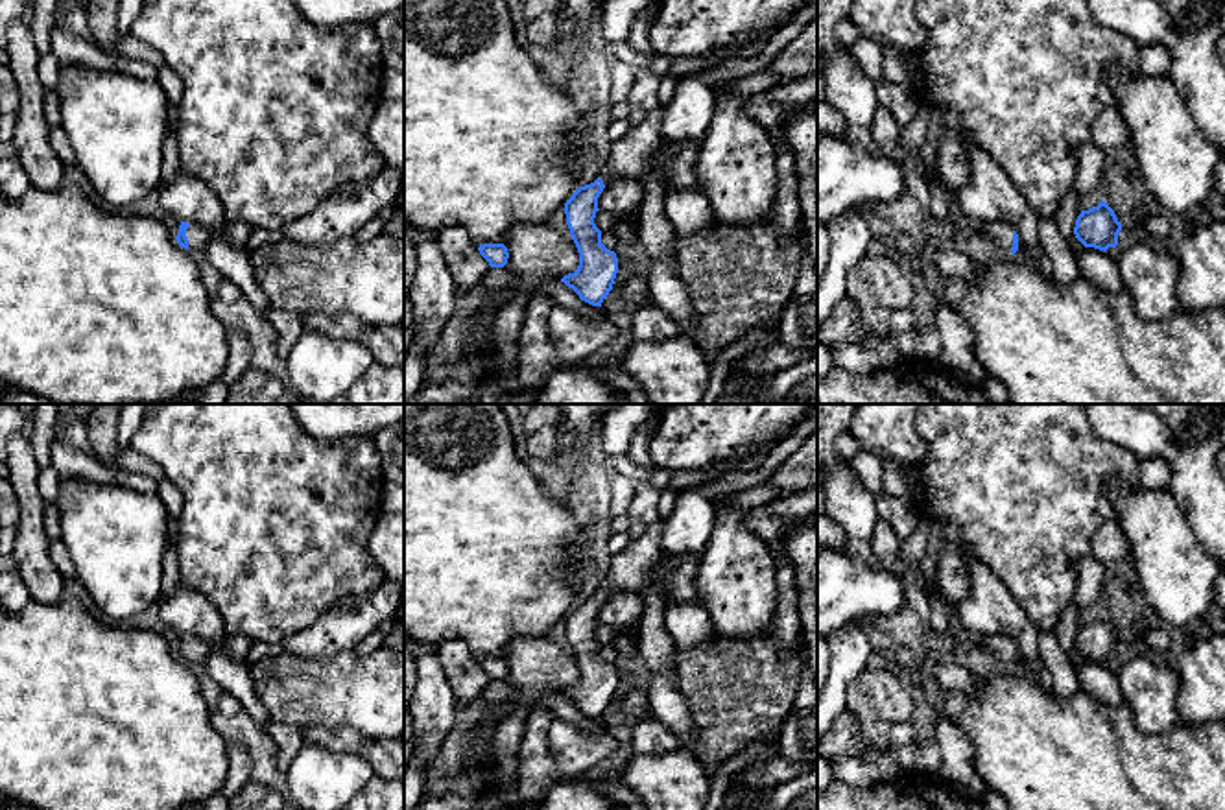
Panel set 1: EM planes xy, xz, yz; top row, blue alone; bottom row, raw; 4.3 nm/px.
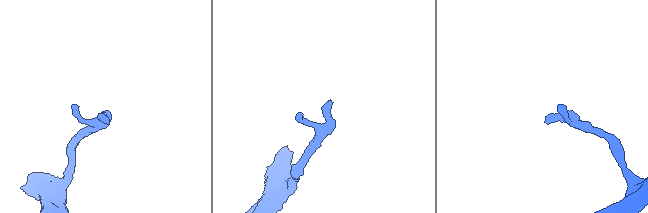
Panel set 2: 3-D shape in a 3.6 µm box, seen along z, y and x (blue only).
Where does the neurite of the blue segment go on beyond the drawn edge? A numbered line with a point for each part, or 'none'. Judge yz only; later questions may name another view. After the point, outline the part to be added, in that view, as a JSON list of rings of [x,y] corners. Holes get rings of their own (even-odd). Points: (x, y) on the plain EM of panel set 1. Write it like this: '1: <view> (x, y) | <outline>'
1: yz (999, 646) | [[[983,633],[983,640],[980,644],[996,664],[1011,664],[1013,661],[1013,640],[1000,633]]]

